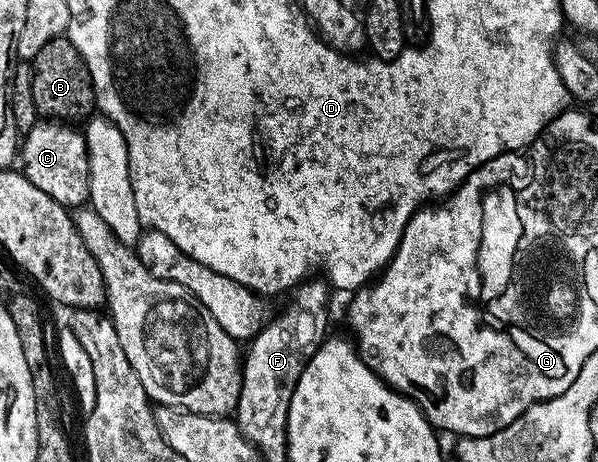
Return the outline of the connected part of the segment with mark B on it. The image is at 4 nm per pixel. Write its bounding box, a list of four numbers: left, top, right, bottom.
[30,35,96,122]

